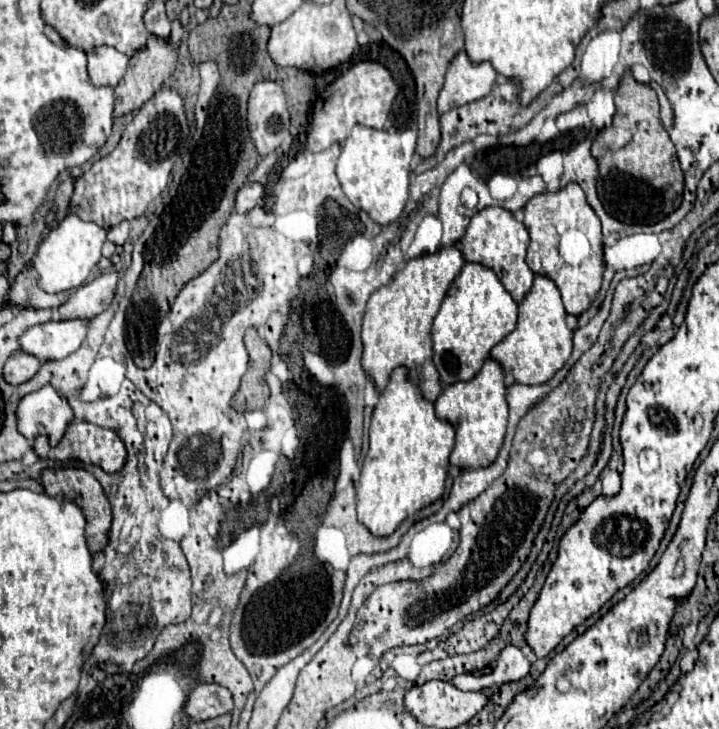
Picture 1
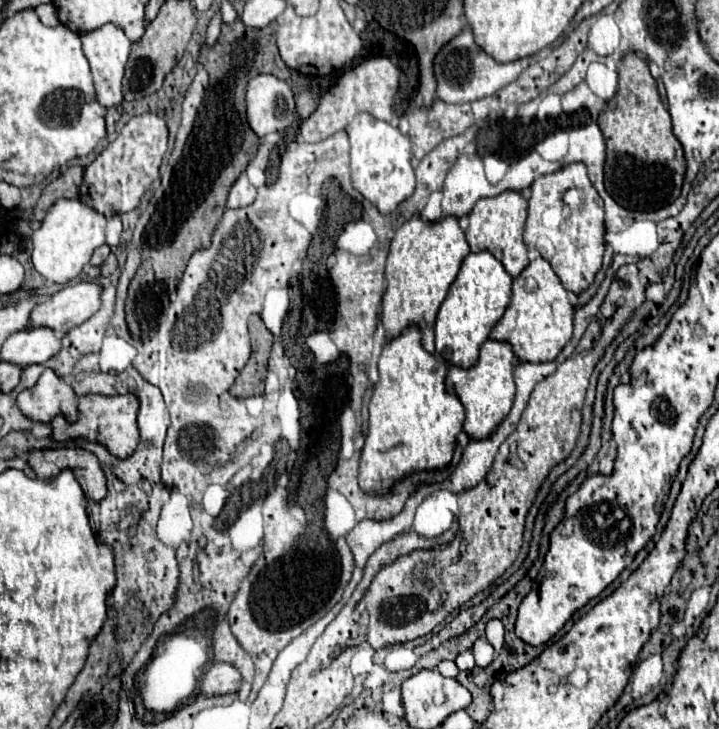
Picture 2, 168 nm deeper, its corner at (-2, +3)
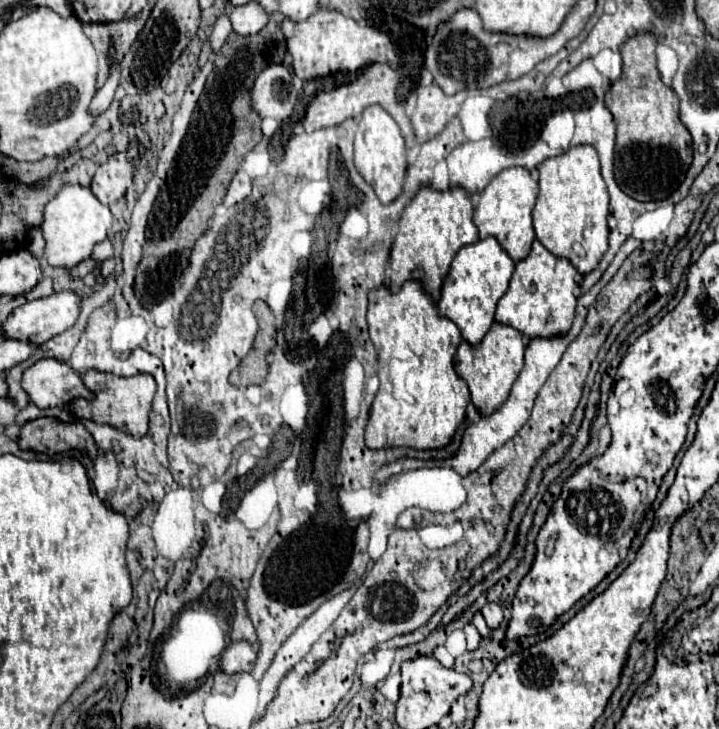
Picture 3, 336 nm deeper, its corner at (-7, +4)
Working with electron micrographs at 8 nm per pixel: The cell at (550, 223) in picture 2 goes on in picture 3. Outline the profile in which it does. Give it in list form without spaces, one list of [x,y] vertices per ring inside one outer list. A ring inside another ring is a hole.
[[[579,144],[543,160],[539,166],[539,186],[541,192],[533,210],[537,240],[555,256],[571,260],[579,274],[595,270],[607,252],[609,236],[609,194],[601,178],[597,150],[591,144]]]

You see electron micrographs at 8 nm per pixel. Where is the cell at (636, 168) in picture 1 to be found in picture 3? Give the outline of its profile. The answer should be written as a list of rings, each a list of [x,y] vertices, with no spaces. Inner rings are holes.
[[[651,32],[635,34],[621,46],[623,74],[605,94],[605,104],[615,116],[615,180],[637,200],[663,200],[683,182],[691,166],[691,134],[679,120],[679,98],[663,84],[655,62],[657,38]]]

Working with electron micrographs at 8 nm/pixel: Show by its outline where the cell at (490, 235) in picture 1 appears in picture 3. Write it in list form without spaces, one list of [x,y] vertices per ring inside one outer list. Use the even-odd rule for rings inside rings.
[[[513,166],[499,172],[489,182],[489,186],[481,192],[479,204],[475,208],[473,222],[479,228],[479,238],[487,238],[491,234],[499,240],[503,250],[513,260],[523,260],[523,256],[527,256],[527,252],[531,250],[531,242],[535,240],[531,212],[537,202],[537,194],[539,194],[539,184],[537,180],[533,180],[529,170],[521,166]]]

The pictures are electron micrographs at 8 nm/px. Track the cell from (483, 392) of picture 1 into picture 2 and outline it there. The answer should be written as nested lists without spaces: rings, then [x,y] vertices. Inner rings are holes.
[[[488,339],[480,349],[480,357],[474,367],[470,369],[452,367],[452,371],[446,377],[446,391],[456,395],[464,405],[464,411],[466,411],[464,431],[472,441],[484,441],[486,437],[490,437],[512,409],[512,403],[514,403],[512,359],[514,359],[514,353],[508,343]]]

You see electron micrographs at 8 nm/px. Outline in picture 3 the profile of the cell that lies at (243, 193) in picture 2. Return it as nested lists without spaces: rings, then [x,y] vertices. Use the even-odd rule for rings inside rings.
[[[239,170],[233,176],[233,180],[231,180],[229,188],[227,188],[227,194],[223,198],[223,204],[225,206],[233,206],[237,202],[243,202],[249,194],[251,194],[251,178],[243,170]]]

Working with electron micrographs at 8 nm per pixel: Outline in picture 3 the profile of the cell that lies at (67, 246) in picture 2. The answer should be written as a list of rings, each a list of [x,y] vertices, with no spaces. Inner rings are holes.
[[[67,184],[59,190],[59,194],[45,206],[45,220],[41,224],[41,232],[45,238],[45,260],[51,266],[73,268],[81,260],[91,256],[95,244],[103,242],[111,230],[111,210],[103,206],[95,194],[81,184]]]

